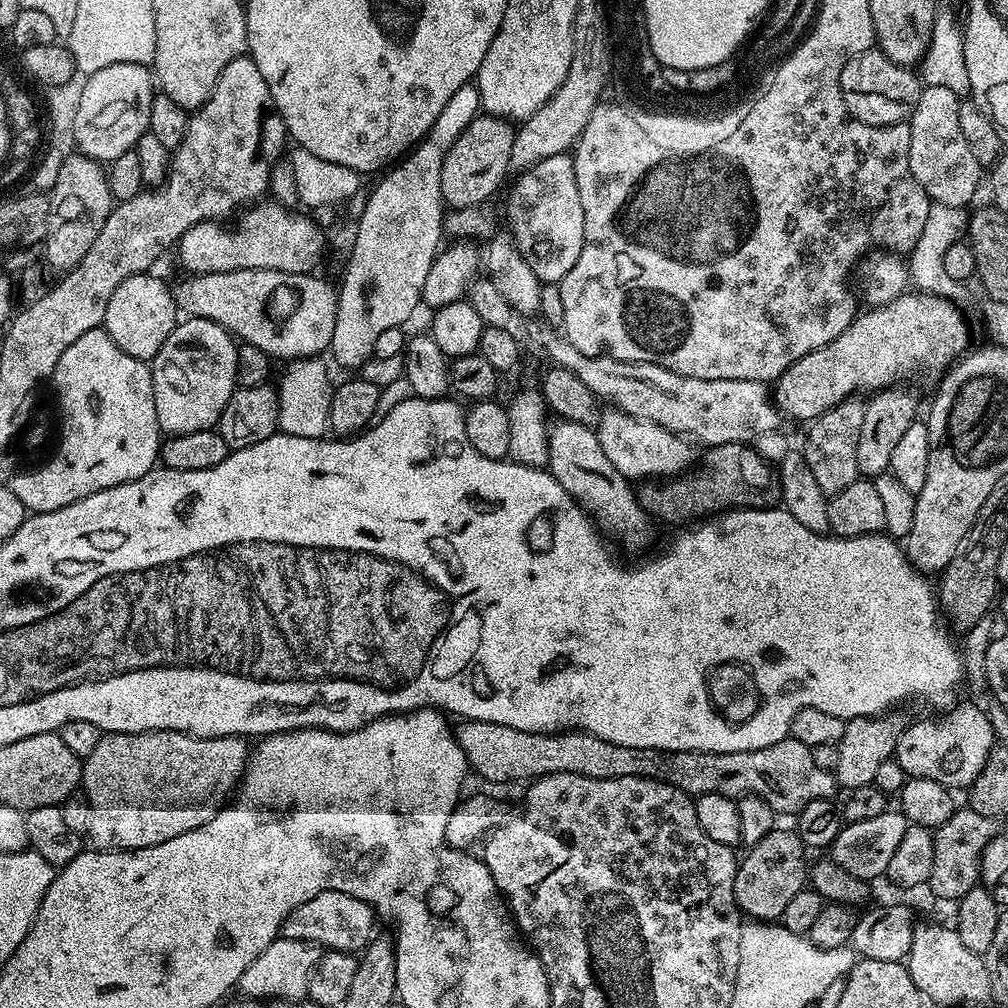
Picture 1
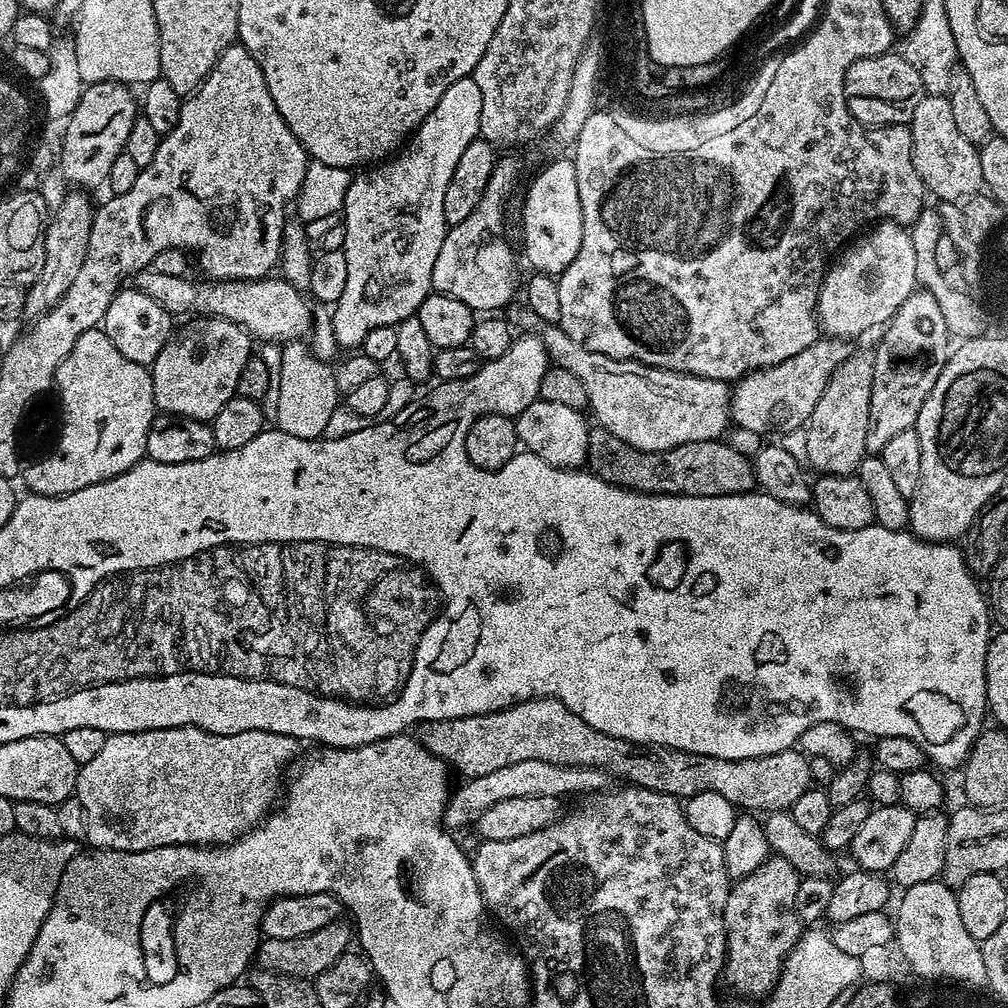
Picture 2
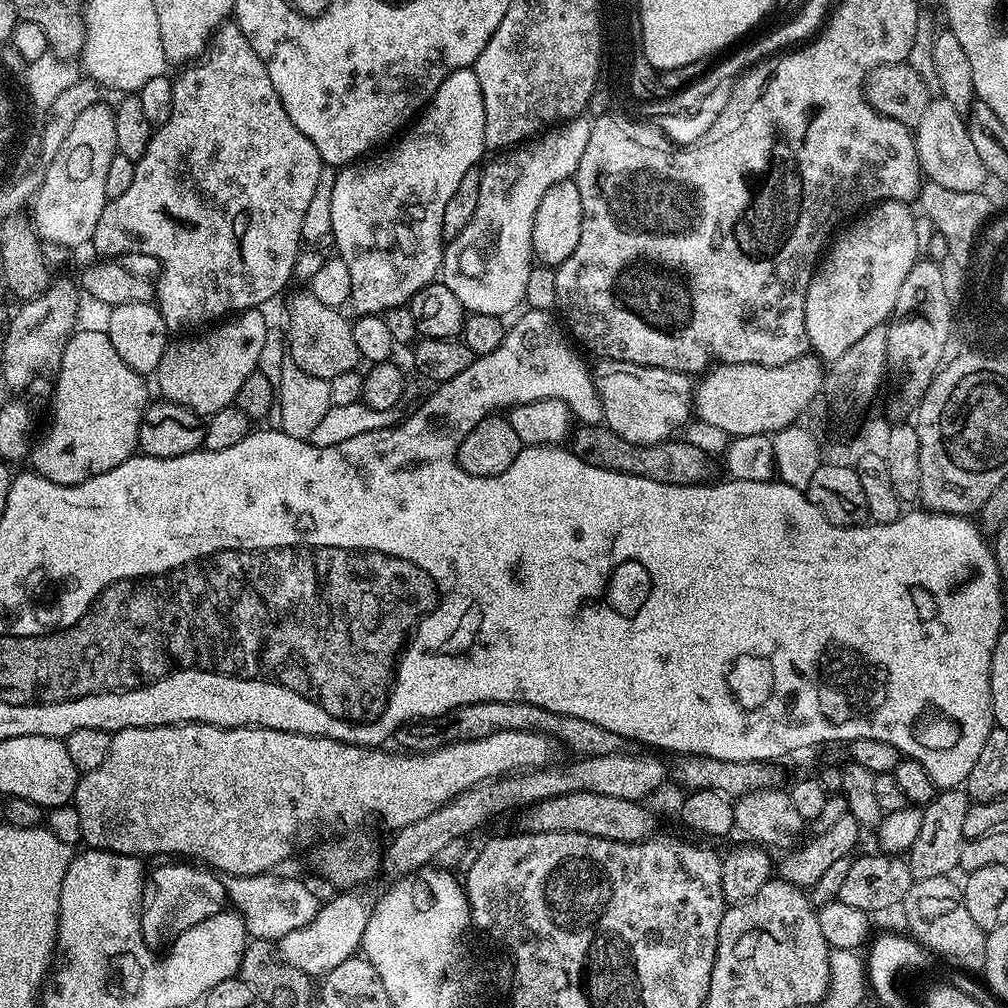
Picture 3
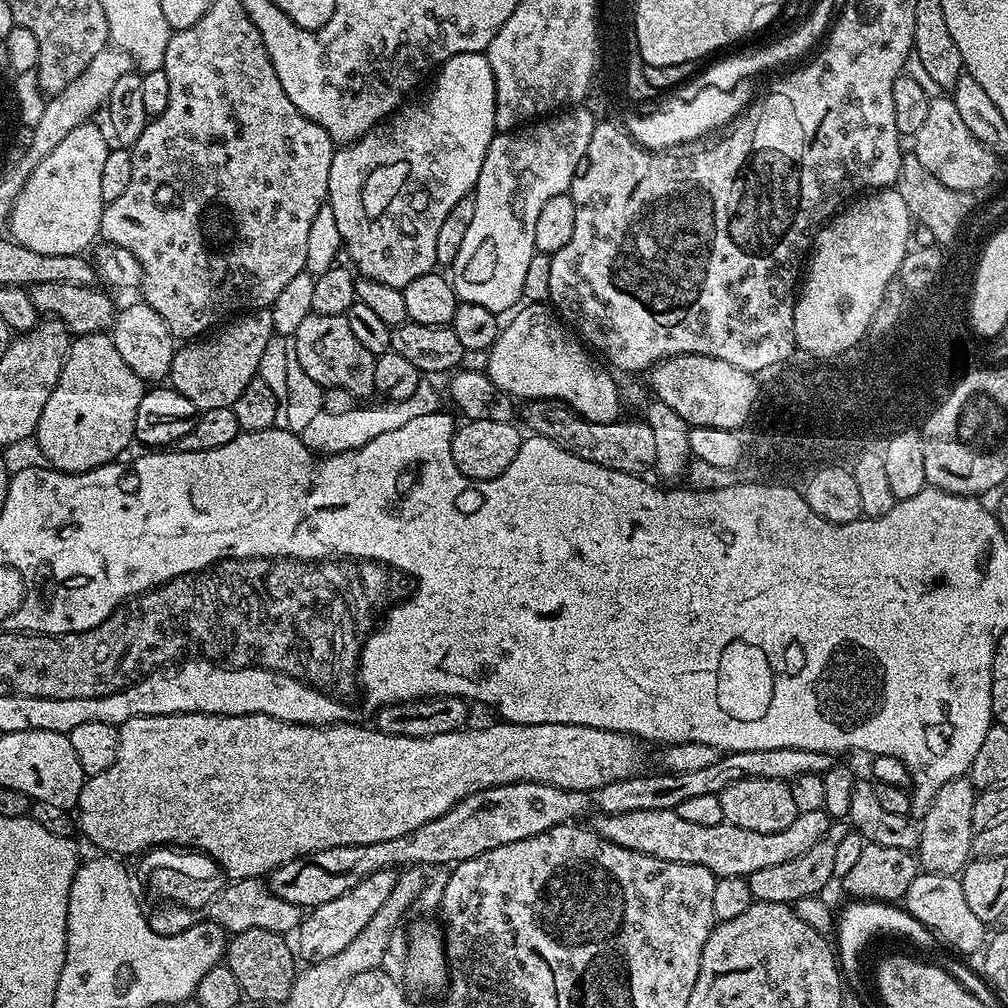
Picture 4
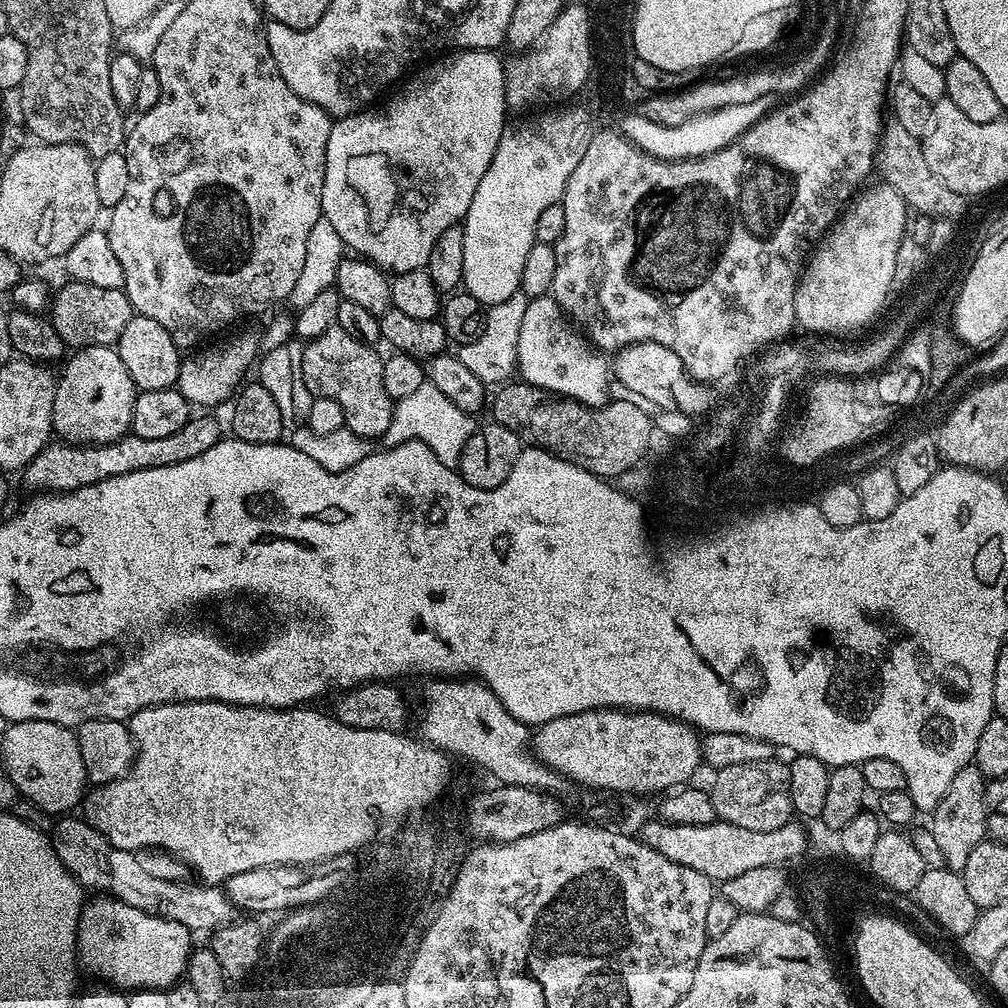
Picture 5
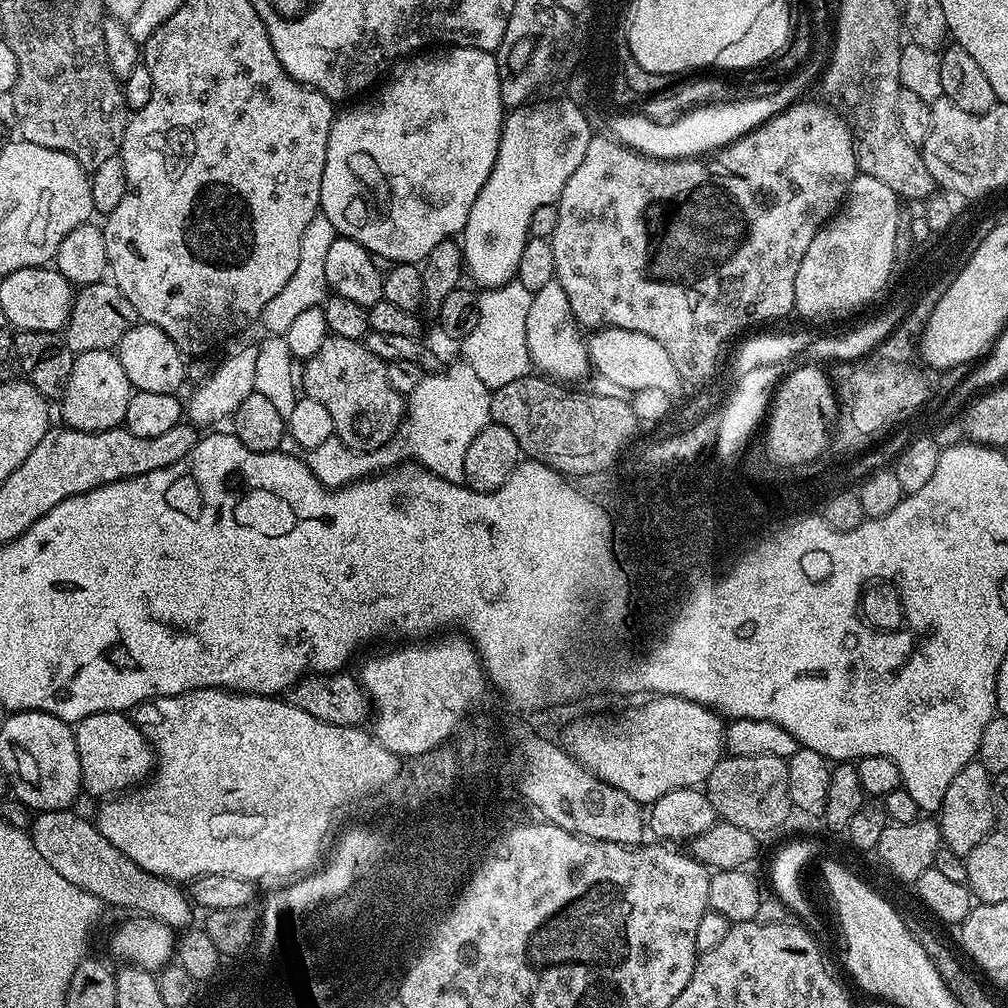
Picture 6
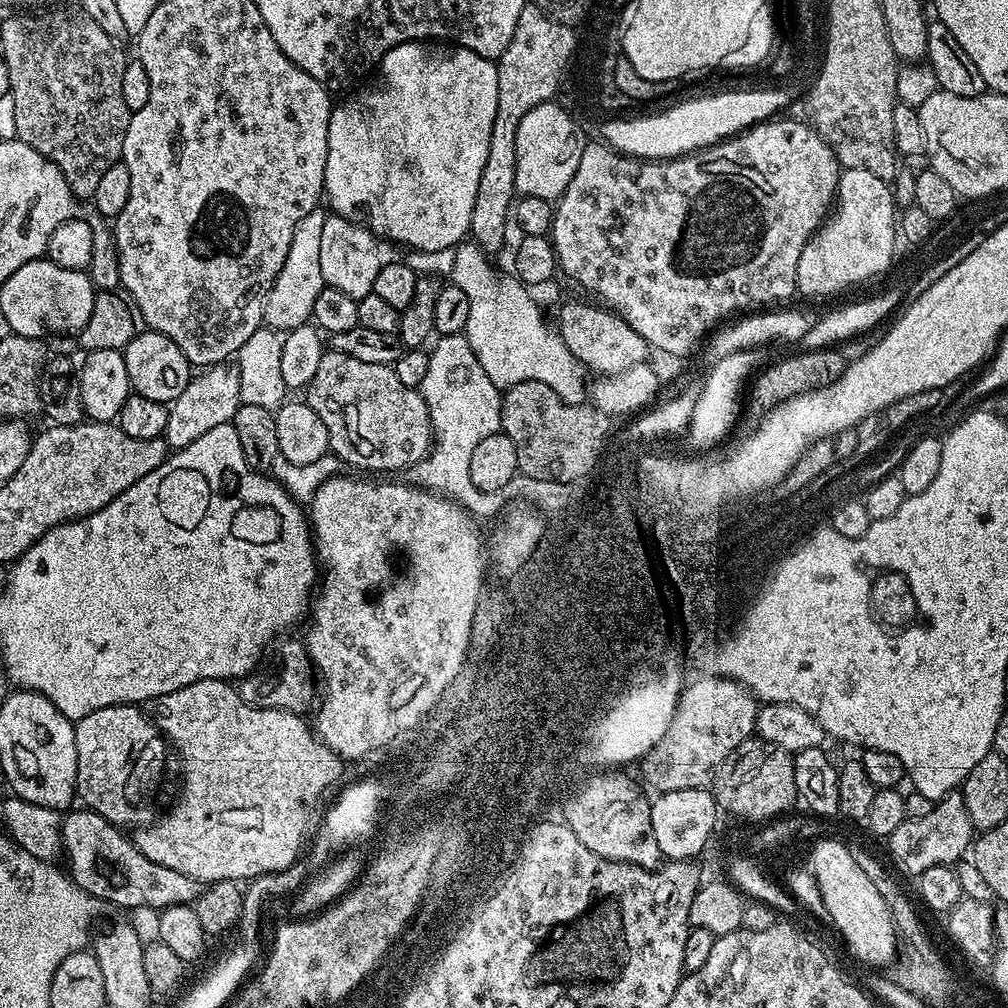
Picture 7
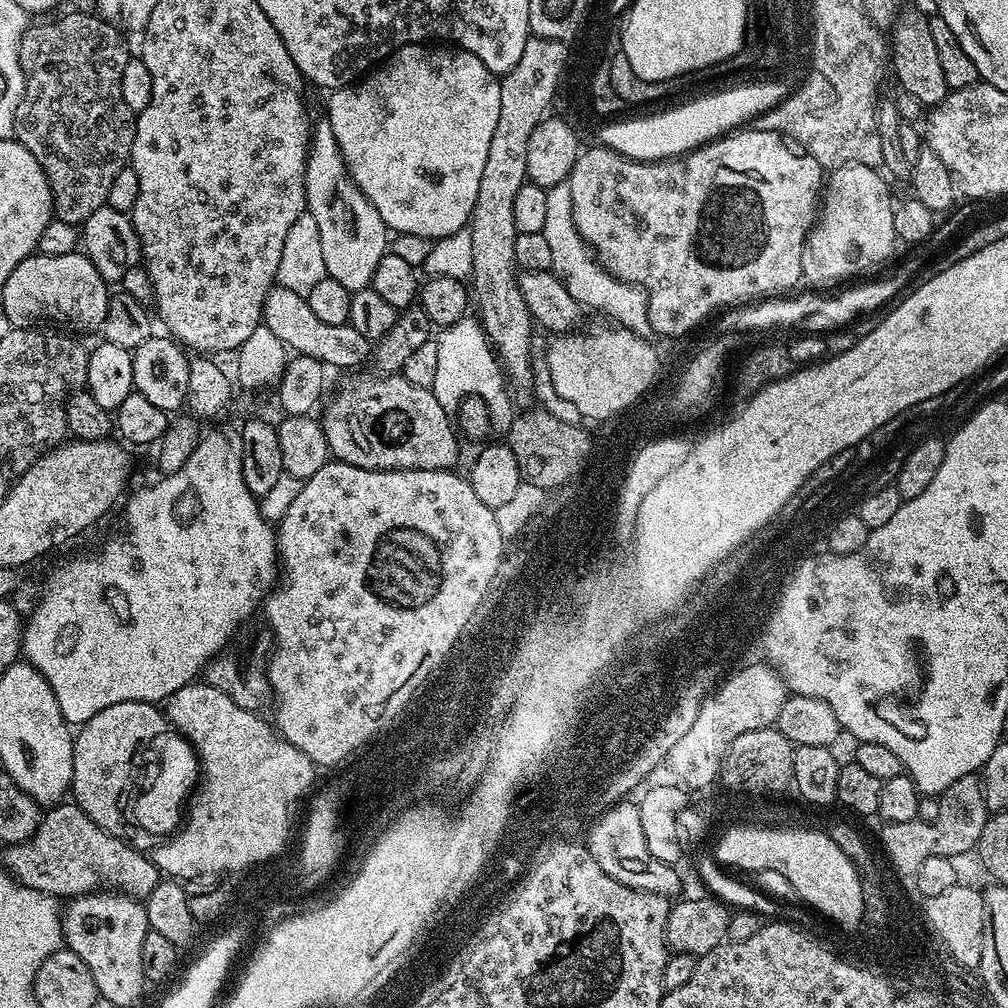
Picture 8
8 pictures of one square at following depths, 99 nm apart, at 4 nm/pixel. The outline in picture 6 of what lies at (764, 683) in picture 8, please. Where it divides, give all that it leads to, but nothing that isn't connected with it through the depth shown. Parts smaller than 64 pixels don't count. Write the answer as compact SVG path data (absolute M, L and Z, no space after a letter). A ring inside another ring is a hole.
M656 696L645 700L648 701L641 708L632 708L622 713L617 724L569 723L572 725L564 732L562 747L586 771L594 773L600 780L622 790L624 794L630 794L630 798L637 800L641 806L650 806L662 798L662 794L670 794L670 790L690 788L690 782L674 784L684 780L684 766L710 764L708 769L714 770L725 751L726 724L713 709L704 707L697 700L687 700L681 696Z

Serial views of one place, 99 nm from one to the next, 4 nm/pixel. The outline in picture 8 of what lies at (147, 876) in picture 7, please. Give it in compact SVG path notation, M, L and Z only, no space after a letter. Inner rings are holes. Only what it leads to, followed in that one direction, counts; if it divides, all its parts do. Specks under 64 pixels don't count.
M61 802L49 807L41 815L40 825L32 837L20 844L7 845L3 851L3 867L18 883L57 898L71 898L101 890L115 890L125 896L147 898L162 879L162 873L156 863L147 855L143 856L139 847L102 830L102 826L95 824L74 802Z

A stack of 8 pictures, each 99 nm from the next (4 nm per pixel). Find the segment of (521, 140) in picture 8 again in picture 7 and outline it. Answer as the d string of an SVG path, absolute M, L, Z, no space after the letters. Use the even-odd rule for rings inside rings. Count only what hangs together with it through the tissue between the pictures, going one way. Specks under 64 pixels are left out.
M524 8L522 14L518 14L514 38L496 64L498 114L494 114L494 130L490 130L490 154L486 154L486 166L482 166L482 178L478 178L478 198L474 198L474 214L470 229L471 239L488 254L493 254L503 246L504 227L510 224L510 213L518 196L514 182L518 150L518 145L513 140L516 123L527 108L546 103L558 92L560 83L556 78L571 48L572 36L568 31L556 31L536 9Z

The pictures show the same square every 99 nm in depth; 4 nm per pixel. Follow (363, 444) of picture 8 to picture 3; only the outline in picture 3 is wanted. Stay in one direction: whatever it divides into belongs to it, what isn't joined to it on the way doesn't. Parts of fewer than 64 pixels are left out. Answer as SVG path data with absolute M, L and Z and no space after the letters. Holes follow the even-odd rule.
M310 290L298 293L290 304L288 322L291 363L324 380L355 371L362 357L354 341L351 321L342 313L344 312L322 303Z

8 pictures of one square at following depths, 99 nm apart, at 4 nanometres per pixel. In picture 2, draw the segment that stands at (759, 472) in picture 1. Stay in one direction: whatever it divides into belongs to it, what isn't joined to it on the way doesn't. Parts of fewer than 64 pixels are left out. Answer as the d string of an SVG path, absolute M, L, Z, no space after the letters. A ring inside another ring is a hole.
M595 425L589 429L586 461L589 471L610 470L610 458L620 458L620 485L632 492L659 496L725 496L751 492L757 487L756 472L749 457L738 454L723 439L686 442L665 452L643 452L642 449L618 442L606 429Z

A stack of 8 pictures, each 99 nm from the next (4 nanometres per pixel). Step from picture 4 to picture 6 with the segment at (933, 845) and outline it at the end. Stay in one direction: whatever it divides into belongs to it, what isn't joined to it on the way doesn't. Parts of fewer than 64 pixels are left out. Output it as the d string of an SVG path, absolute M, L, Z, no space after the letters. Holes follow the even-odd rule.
M973 762L962 766L958 774L954 774L954 782L946 786L946 798L938 813L940 835L946 848L954 855L967 858L970 850L978 846L996 827L997 797L994 795L994 780L986 770L986 766Z

